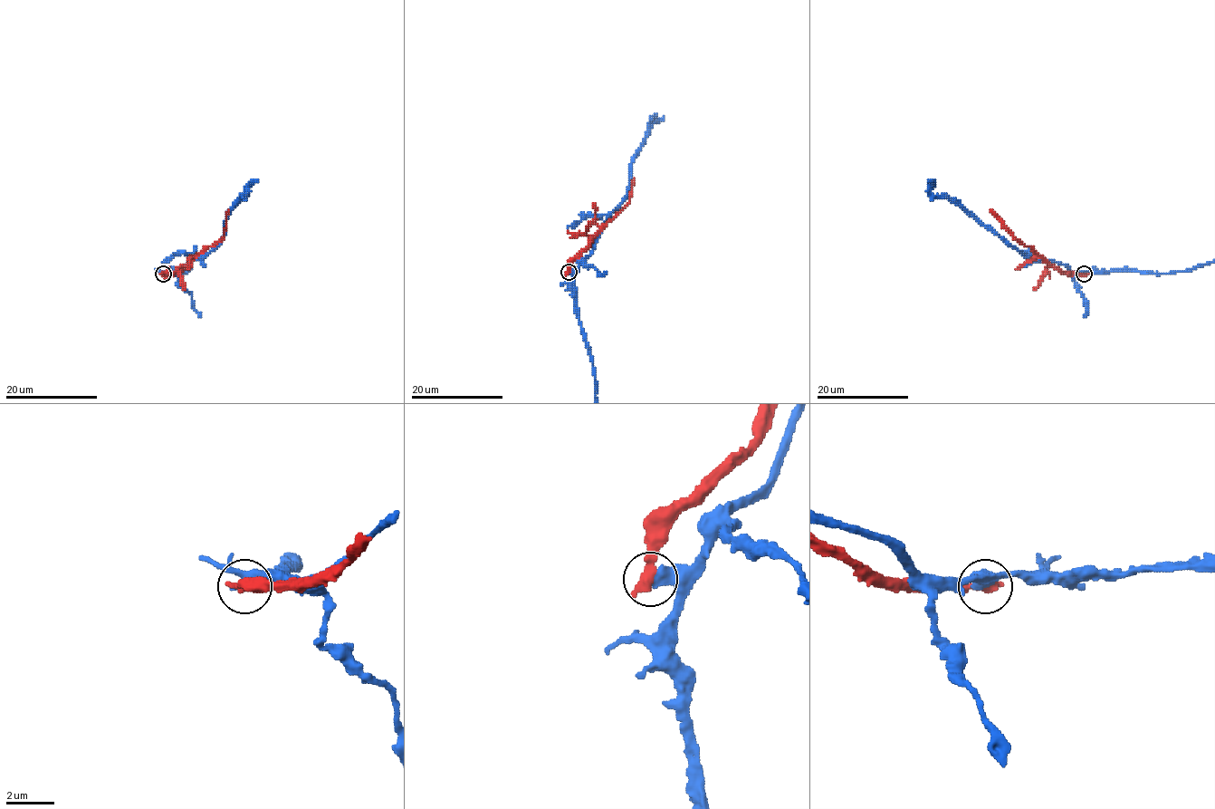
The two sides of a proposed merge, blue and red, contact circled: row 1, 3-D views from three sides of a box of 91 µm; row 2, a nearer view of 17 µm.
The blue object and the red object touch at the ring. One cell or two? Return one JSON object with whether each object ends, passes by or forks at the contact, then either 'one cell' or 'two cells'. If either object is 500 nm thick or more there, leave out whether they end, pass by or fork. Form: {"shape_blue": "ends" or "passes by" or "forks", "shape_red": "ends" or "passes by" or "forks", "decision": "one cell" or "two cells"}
{"shape_blue": "ends", "shape_red": "ends", "decision": "two cells"}

